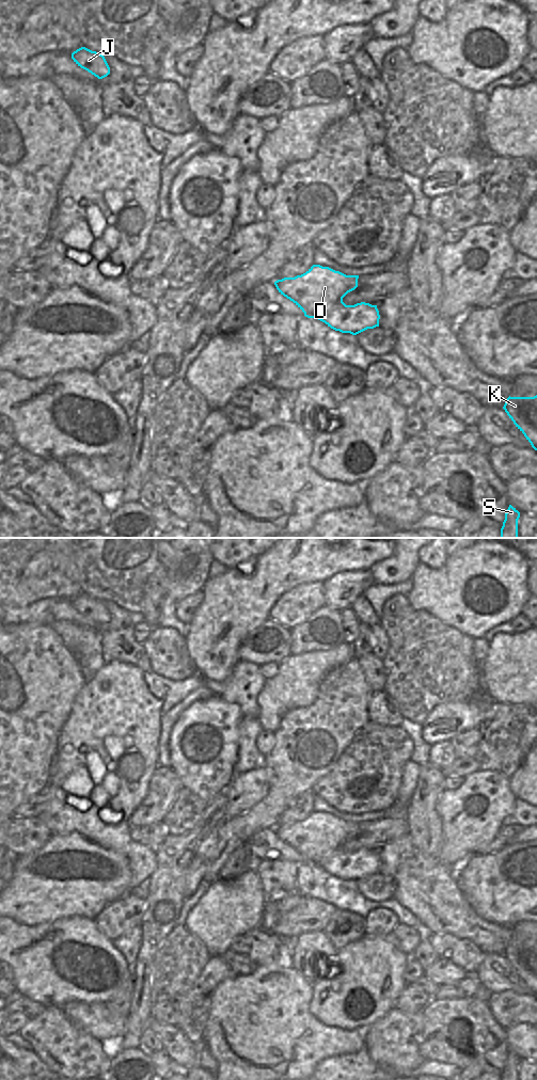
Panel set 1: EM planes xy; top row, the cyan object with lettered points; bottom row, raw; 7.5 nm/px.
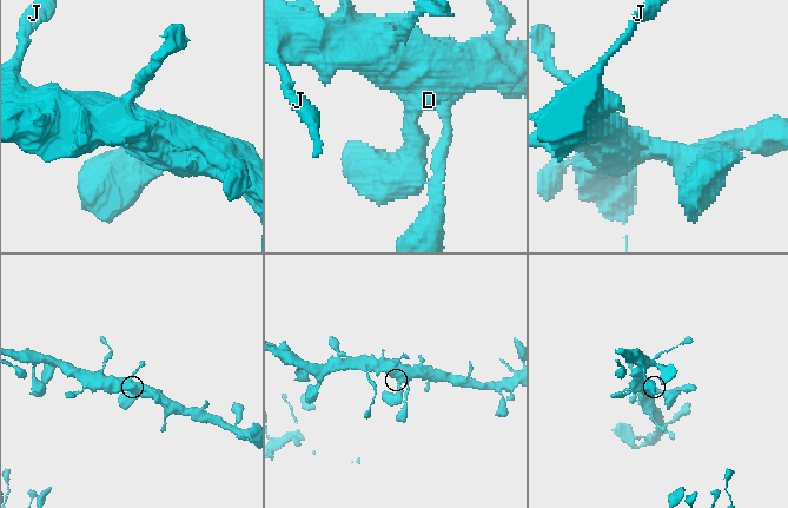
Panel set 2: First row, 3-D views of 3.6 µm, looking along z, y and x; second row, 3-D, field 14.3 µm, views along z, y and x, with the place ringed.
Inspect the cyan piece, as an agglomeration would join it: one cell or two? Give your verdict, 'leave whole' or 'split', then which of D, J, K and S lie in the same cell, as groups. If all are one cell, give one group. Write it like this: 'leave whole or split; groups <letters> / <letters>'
leave whole; groups D J K S

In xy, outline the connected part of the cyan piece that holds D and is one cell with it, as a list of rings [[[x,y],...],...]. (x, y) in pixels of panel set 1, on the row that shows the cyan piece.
[[[313,265],[305,273],[274,282],[279,292],[293,301],[307,318],[316,318],[342,333],[357,335],[379,327],[377,305],[346,305],[343,298],[358,287],[359,275],[346,275]]]

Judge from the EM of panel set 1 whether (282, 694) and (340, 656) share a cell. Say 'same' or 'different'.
same

